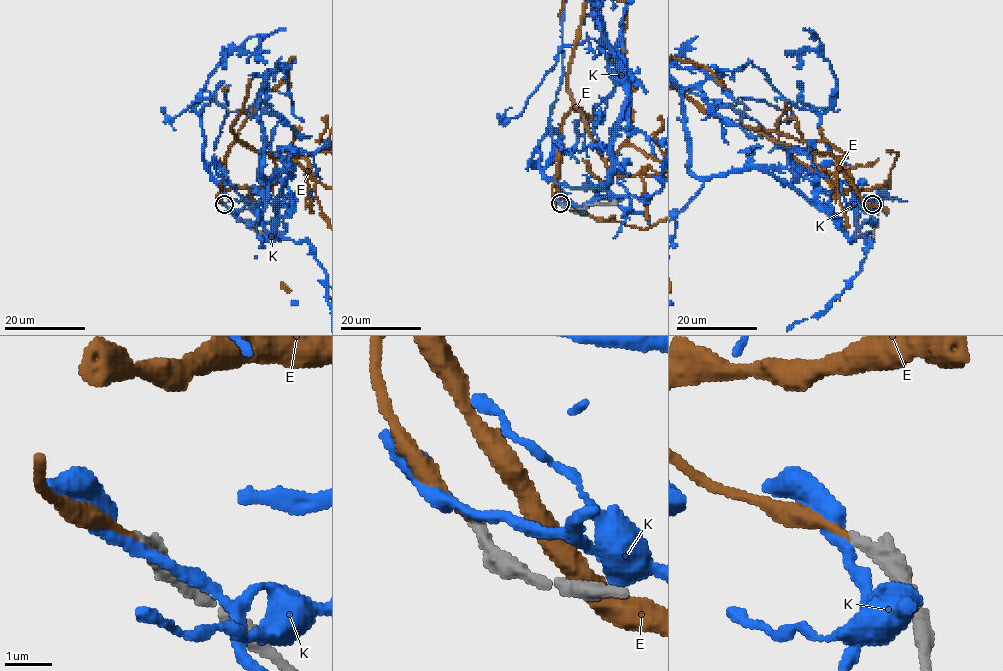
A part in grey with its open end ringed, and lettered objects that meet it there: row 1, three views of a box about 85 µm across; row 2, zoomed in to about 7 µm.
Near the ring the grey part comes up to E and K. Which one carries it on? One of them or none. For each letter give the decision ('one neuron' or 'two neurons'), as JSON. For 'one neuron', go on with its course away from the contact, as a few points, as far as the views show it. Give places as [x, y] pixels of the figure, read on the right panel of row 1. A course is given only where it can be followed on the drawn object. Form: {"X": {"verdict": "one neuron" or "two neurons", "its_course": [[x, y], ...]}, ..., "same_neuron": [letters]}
{"E": {"verdict": "one neuron"}, "K": {"verdict": "two neurons"}, "same_neuron": ["E"]}

